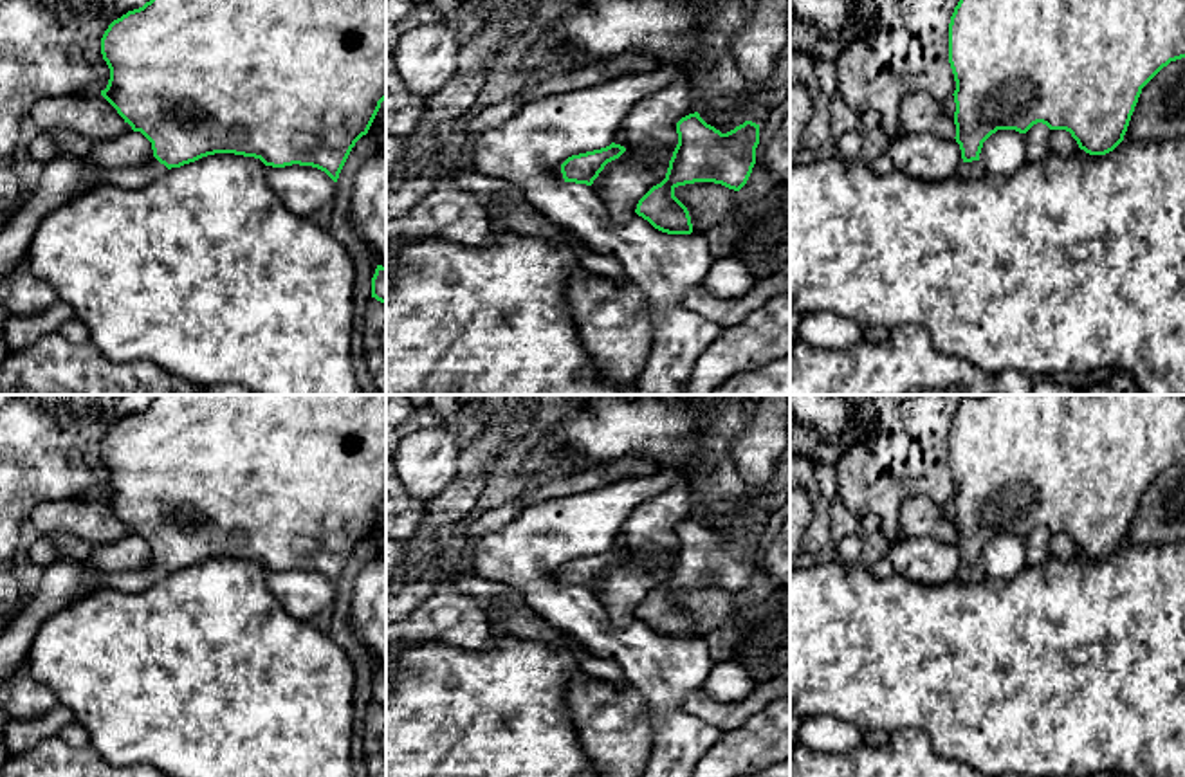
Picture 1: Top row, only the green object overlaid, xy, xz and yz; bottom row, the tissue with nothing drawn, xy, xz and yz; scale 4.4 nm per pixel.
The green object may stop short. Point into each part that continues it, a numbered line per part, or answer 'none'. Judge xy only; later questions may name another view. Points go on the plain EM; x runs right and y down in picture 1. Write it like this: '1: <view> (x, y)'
1: xy (62, 581)

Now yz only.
1: yz (967, 574)

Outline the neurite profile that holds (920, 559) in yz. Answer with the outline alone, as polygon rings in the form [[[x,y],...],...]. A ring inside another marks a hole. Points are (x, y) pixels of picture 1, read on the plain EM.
[[[905,537],[891,544],[887,559],[896,575],[918,584],[945,584],[963,568],[956,543]]]

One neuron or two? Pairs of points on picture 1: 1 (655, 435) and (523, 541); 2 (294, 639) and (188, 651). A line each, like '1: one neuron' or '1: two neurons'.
1: two neurons
2: one neuron

